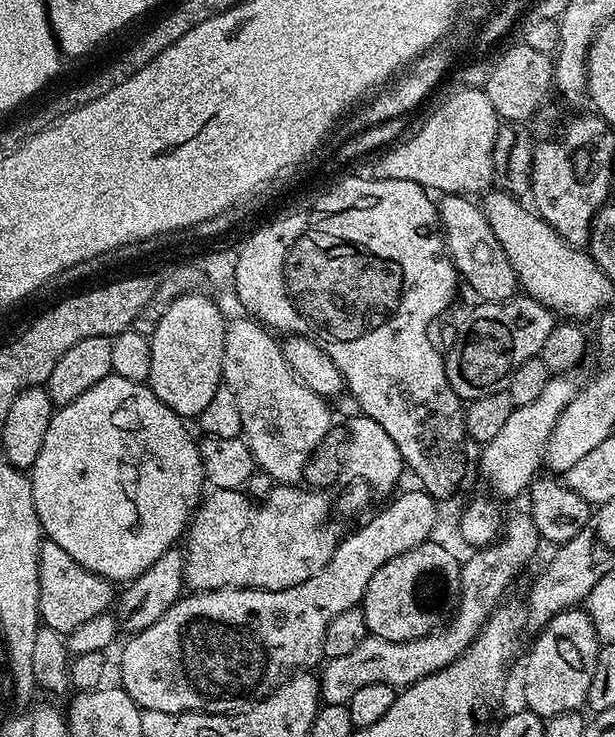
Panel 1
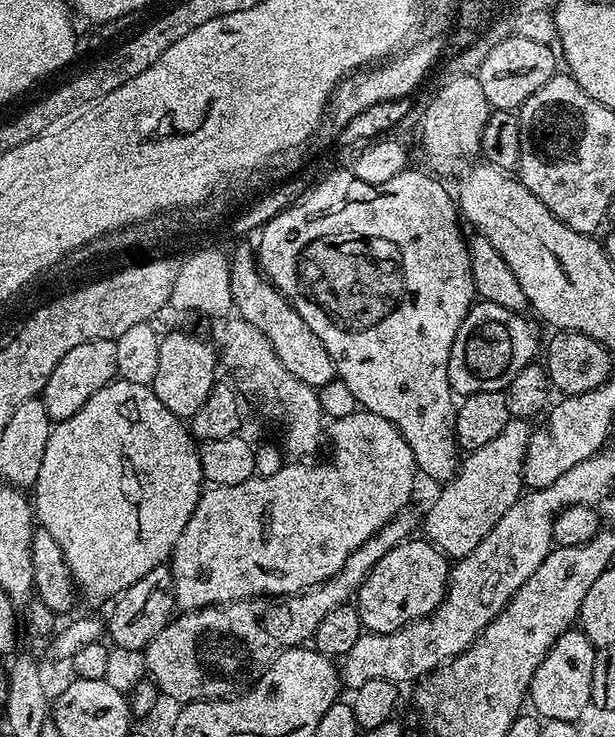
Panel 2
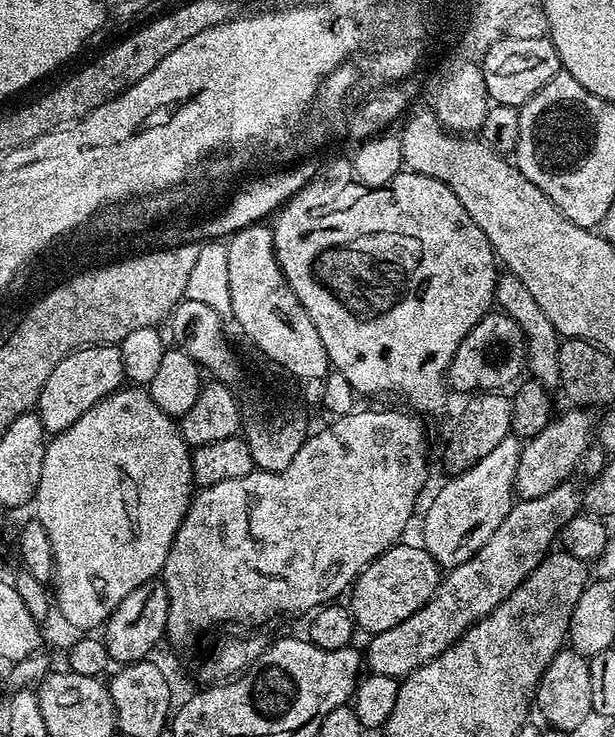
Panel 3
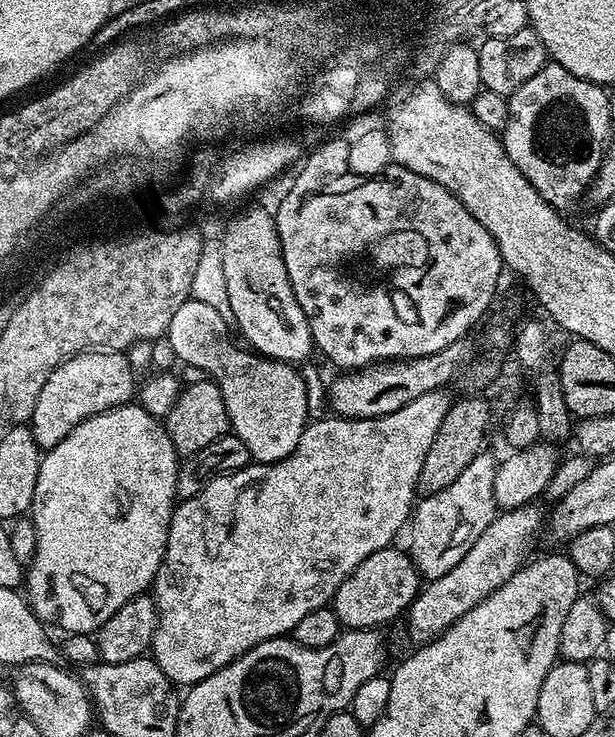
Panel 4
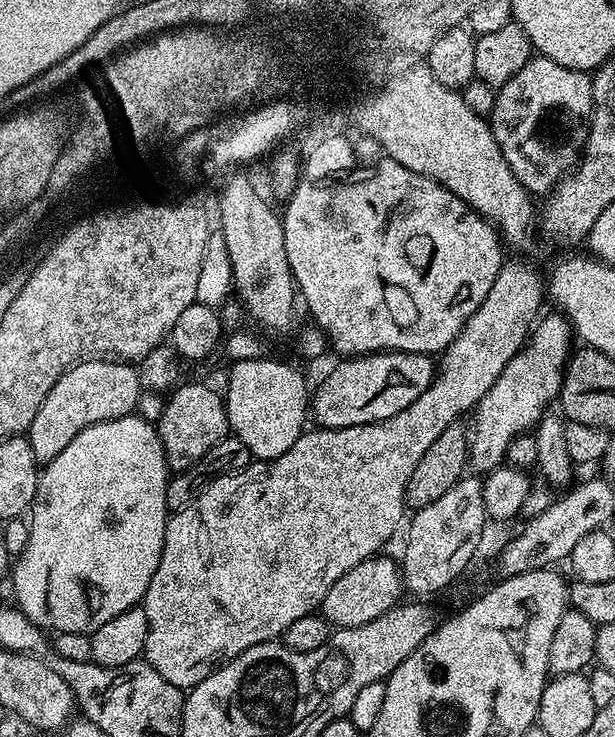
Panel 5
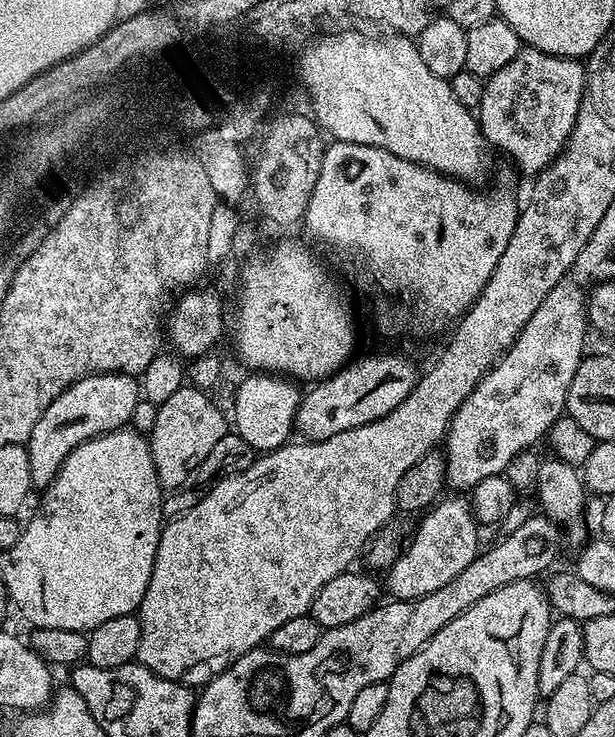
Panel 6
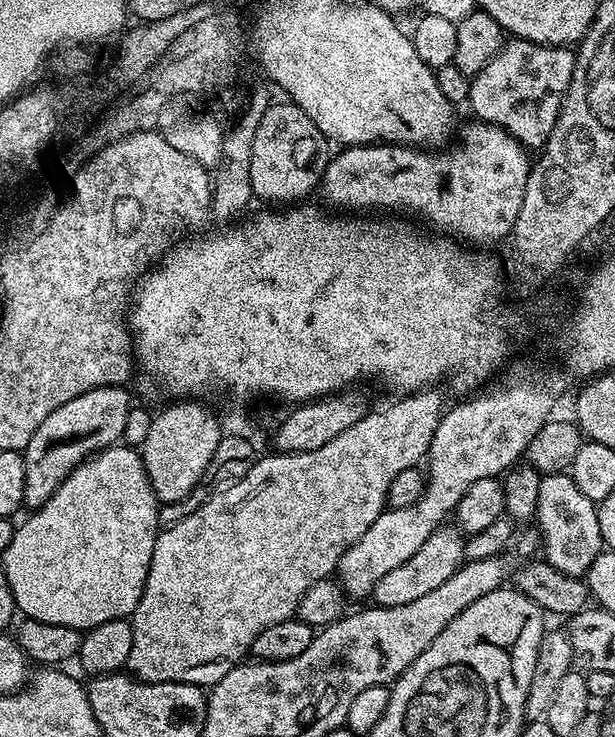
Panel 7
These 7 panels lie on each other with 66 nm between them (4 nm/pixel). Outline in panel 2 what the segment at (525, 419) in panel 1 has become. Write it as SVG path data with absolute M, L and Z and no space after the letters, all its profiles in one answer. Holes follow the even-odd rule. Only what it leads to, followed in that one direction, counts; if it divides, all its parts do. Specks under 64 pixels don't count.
M515 418L509 420L502 434L498 434L498 438L493 438L492 441L486 442L486 446L467 453L456 475L441 487L444 489L437 494L436 501L429 506L424 520L422 516L422 532L424 528L423 535L445 556L459 558L470 554L470 550L474 550L474 546L478 546L478 542L482 542L486 534L490 534L498 518L502 518L502 514L506 514L506 510L510 510L510 506L514 506L514 502L520 499L524 484L524 457L527 454L529 435L529 421Z

